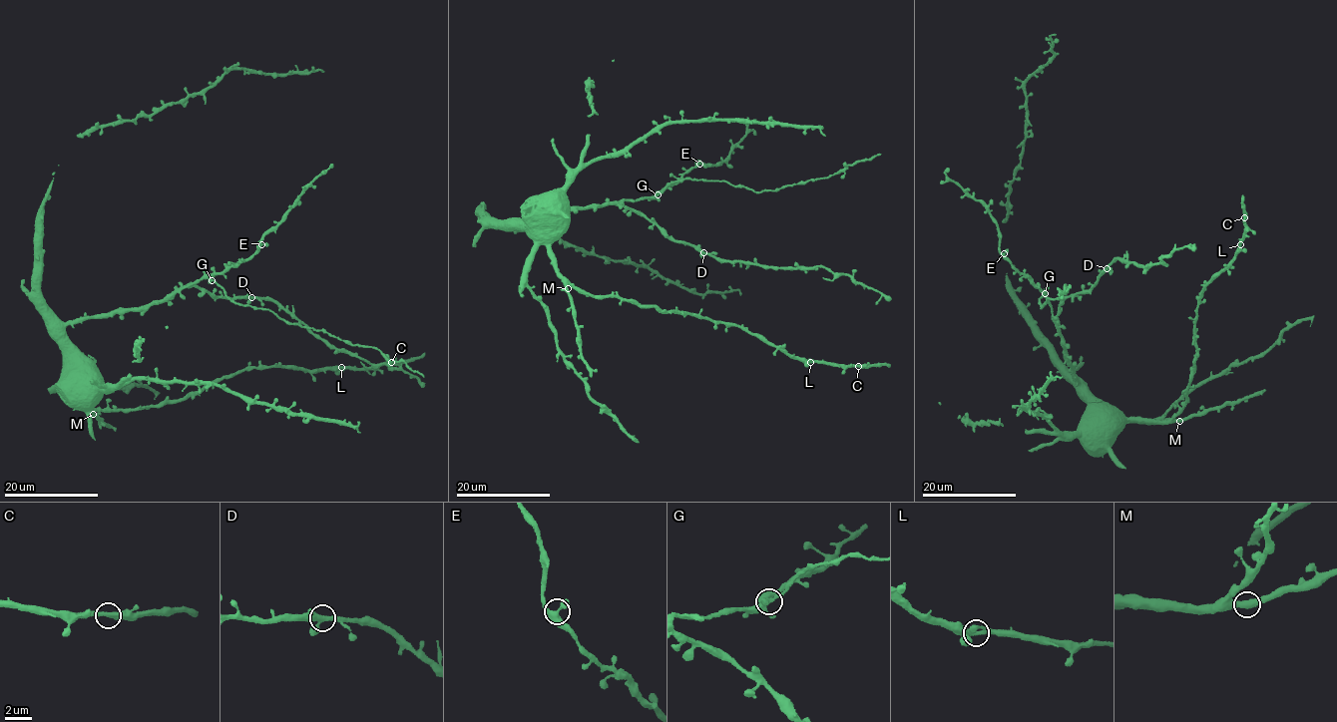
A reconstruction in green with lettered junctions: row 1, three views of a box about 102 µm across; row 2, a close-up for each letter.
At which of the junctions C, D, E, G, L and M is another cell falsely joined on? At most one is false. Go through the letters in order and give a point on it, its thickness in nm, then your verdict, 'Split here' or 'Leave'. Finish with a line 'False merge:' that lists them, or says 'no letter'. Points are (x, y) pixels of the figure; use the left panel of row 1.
C: Place: (391, 362). Thickness 320 nm. Leave
D: Place: (251, 297). Thickness 320 nm. Leave
E: Place: (261, 244). Thickness 380 nm. Leave
G: Place: (212, 280). Thickness 360 nm. Split here
L: Place: (341, 367). Thickness 320 nm. Leave
M: Place: (93, 414). Thickness 380 nm. Leave
False merge: G

